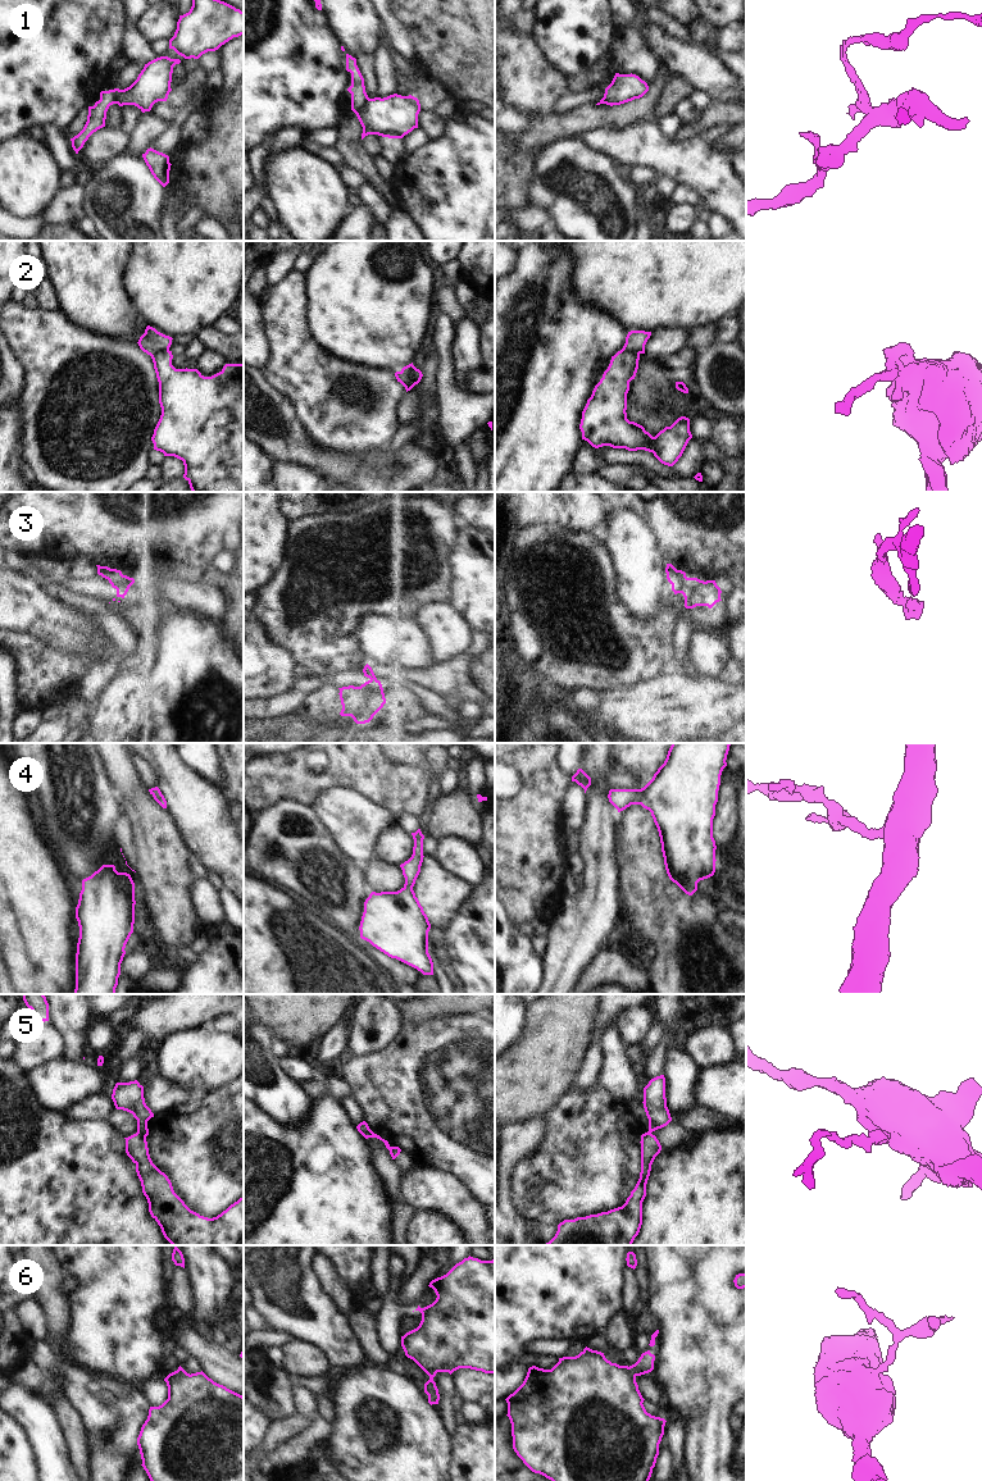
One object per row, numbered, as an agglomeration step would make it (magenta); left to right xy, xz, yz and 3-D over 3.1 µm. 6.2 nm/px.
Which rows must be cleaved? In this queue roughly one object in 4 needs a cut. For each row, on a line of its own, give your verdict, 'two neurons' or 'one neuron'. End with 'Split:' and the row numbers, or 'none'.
1: two neurons
2: two neurons
3: two neurons
4: one neuron
5: two neurons
6: two neurons
Split: 1, 2, 3, 5, 6

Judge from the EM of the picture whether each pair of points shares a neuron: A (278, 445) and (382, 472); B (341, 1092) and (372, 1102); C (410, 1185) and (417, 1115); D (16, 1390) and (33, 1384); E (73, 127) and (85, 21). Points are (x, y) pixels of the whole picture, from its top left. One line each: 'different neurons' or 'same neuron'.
A: same neuron
B: different neurons
C: different neurons
D: different neurons
E: different neurons

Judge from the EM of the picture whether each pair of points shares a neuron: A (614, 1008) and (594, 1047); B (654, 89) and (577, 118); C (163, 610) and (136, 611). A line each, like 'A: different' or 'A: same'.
A: same
B: same
C: same

